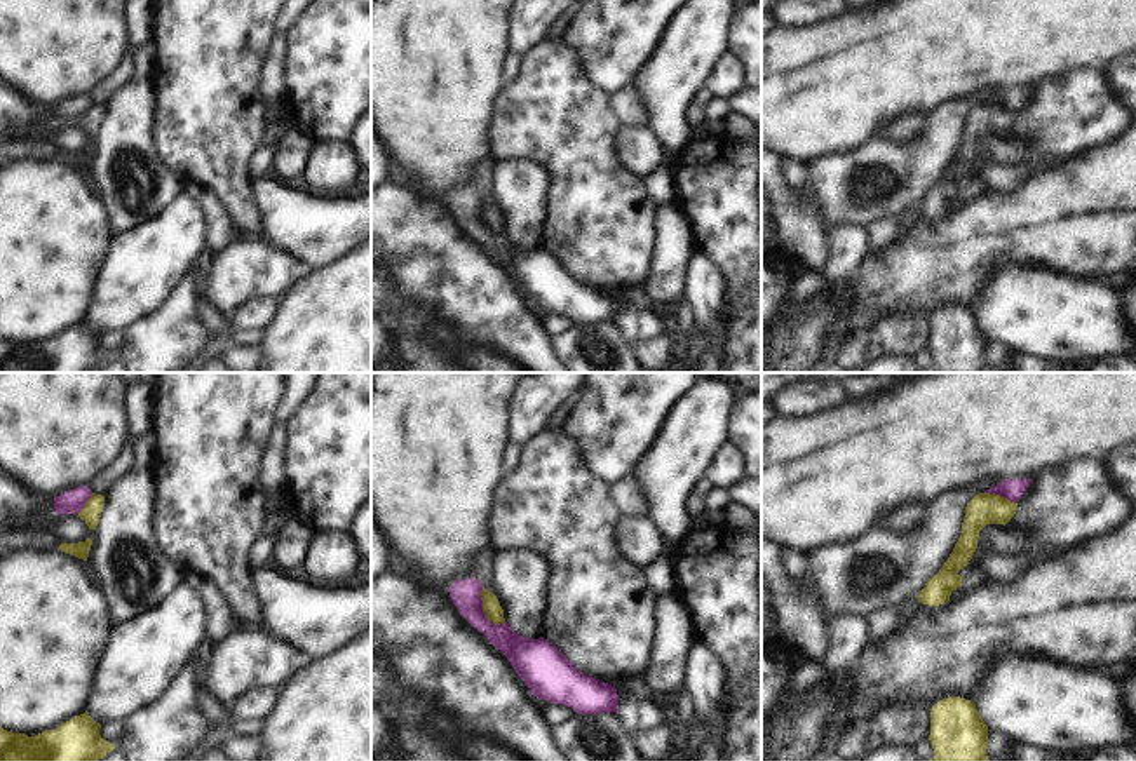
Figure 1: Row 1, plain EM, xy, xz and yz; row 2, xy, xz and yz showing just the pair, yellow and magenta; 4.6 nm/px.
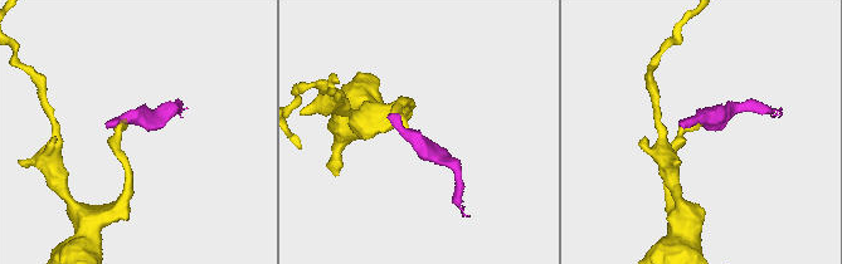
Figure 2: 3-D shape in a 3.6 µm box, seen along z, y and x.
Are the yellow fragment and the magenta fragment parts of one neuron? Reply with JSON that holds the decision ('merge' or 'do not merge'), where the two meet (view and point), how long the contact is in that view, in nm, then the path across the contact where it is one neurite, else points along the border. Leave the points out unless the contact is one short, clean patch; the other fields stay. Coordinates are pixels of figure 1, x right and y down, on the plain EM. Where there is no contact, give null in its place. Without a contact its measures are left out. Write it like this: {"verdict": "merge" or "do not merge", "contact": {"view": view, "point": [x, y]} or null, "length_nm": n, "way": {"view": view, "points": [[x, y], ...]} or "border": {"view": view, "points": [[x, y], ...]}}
{"verdict": "do not merge", "contact": {"view": "xz", "point": [483, 220]}, "length_nm": 200, "border": {"view": "xz", "points": [[481, 197], [483, 223], [495, 234], [502, 234]]}}

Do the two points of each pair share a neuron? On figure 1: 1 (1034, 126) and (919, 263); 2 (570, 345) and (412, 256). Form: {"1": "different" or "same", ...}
{"1": "different", "2": "different"}

